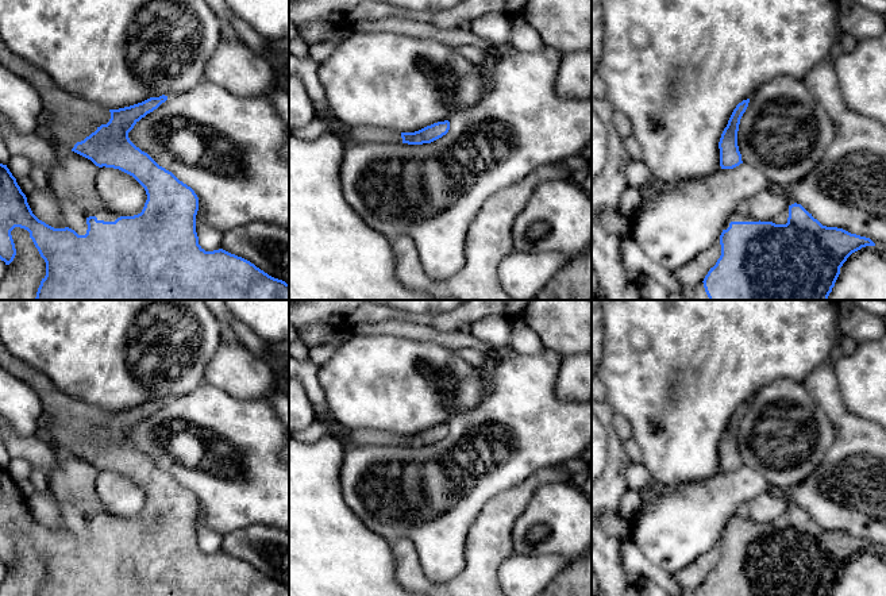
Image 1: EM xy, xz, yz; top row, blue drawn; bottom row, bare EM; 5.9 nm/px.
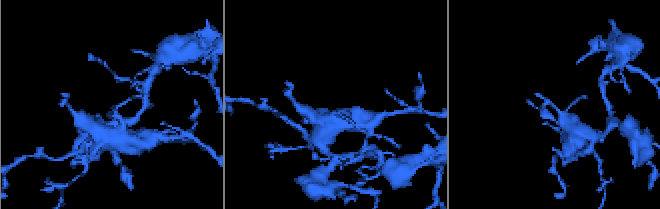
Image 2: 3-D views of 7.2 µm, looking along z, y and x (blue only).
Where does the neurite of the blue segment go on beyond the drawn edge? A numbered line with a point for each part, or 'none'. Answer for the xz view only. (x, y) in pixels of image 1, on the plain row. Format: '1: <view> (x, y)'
1: xz (359, 437)

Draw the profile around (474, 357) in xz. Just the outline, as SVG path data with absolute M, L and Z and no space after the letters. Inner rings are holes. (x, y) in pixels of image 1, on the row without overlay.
M458 349L455 351L466 362L479 369L484 369L494 361L492 357L478 349Z

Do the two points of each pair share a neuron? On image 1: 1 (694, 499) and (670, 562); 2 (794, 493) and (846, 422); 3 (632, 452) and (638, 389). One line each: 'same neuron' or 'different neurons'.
1: same neuron
2: same neuron
3: different neurons

